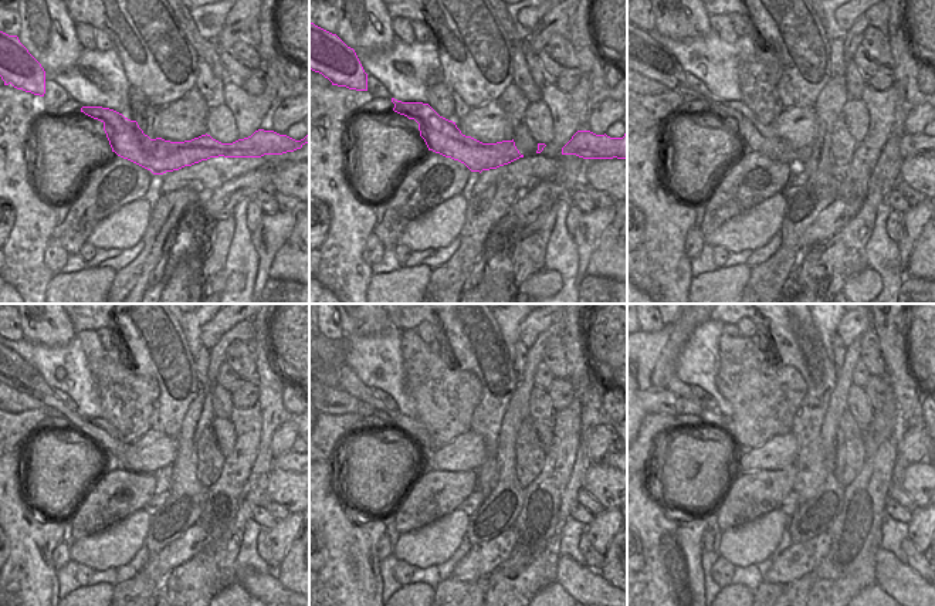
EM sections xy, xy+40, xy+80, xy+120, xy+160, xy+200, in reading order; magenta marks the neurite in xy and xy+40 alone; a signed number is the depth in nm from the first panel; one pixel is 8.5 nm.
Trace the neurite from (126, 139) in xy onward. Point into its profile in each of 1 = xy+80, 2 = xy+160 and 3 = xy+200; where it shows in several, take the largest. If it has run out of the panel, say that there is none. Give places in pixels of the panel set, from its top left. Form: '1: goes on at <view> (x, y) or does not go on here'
1: goes on at xy+80 (755, 136)
2: goes on at xy+160 (338, 375)
3: goes on at xy+200 (676, 386)

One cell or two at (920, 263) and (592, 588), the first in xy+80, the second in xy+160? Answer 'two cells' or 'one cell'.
two cells

